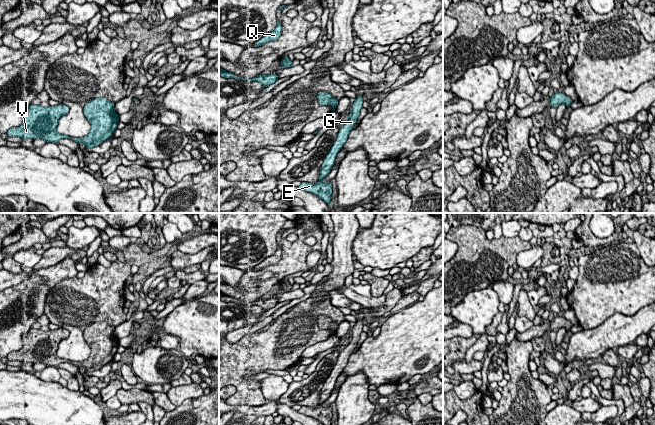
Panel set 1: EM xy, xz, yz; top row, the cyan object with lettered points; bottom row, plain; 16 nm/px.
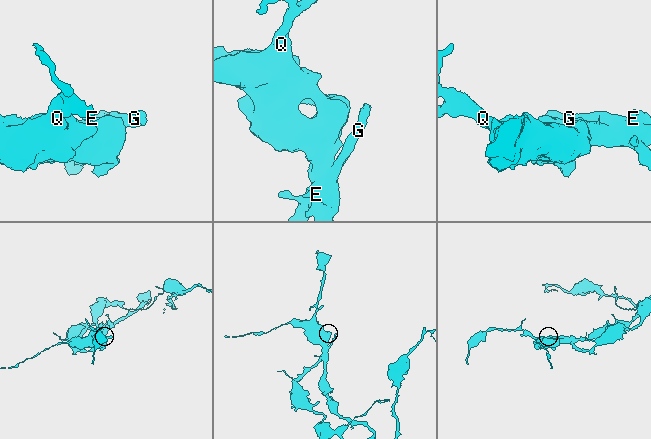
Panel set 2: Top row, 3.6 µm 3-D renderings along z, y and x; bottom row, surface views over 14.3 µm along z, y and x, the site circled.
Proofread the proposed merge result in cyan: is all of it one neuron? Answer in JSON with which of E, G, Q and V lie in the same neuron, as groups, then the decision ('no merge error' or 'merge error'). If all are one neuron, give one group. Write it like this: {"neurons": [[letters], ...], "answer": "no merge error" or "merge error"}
{"neurons": [["E", "G", "Q", "V"]], "answer": "no merge error"}

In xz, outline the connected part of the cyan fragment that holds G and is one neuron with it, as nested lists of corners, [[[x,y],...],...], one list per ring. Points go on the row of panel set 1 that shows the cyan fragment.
[[[357,95],[354,103],[352,104],[351,114],[346,117],[346,123],[340,128],[337,138],[332,145],[330,151],[324,158],[323,164],[320,168],[319,182],[316,184],[302,182],[298,188],[305,190],[306,192],[312,193],[320,197],[328,205],[332,205],[331,195],[332,195],[332,184],[331,181],[323,183],[322,181],[330,173],[332,166],[334,165],[335,158],[338,152],[343,148],[346,142],[349,132],[353,129],[362,109],[363,98]]]

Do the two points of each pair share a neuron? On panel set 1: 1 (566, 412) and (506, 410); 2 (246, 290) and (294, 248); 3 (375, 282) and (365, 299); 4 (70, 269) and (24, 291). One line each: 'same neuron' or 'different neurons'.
1: different neurons
2: same neuron
3: different neurons
4: same neuron

